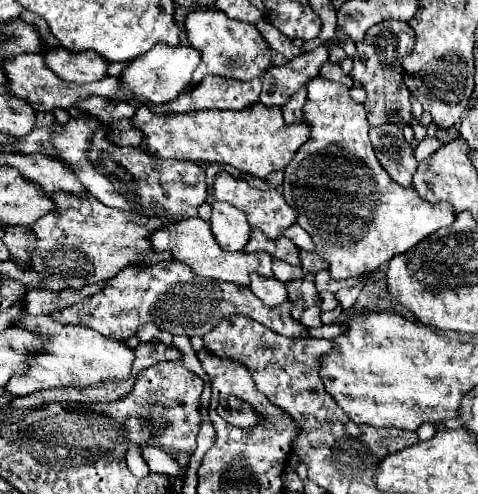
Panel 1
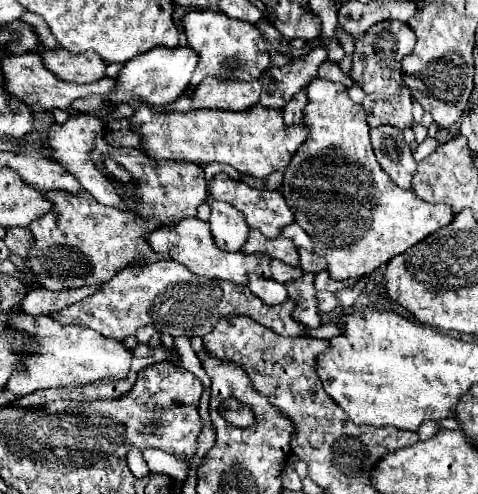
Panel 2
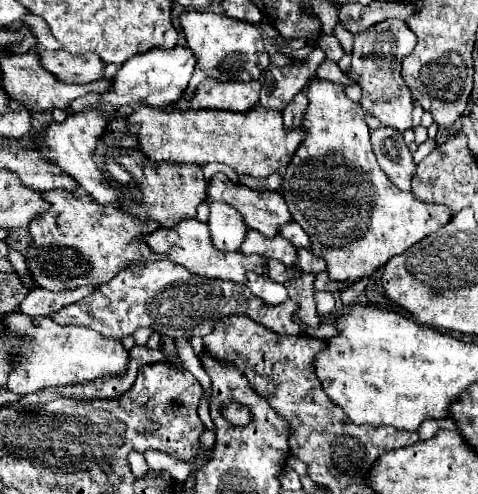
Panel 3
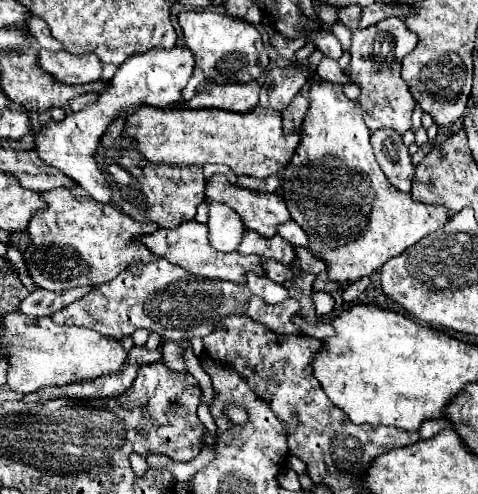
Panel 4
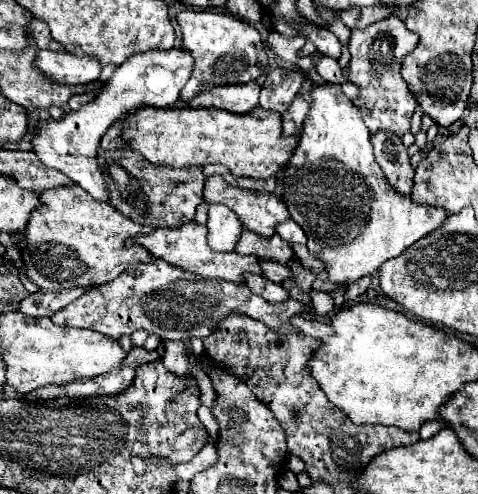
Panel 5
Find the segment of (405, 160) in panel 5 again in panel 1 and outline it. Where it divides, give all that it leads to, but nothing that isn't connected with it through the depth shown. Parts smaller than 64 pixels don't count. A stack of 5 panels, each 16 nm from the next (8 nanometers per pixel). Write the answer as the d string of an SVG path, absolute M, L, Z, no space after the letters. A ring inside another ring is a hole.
M396 124L370 128L370 140L376 158L392 176L392 180L396 180L400 186L410 186L418 162L414 158L414 150L402 134L402 128L396 128Z

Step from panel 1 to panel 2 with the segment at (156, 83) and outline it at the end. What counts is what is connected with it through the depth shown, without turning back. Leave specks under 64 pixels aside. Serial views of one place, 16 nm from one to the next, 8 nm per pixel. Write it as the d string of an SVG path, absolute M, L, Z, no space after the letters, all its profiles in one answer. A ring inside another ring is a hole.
M156 46L148 50L144 56L136 56L126 62L126 66L118 74L118 88L114 94L104 96L108 104L136 104L148 102L152 106L164 106L174 102L190 84L192 72L198 66L200 56L190 46Z

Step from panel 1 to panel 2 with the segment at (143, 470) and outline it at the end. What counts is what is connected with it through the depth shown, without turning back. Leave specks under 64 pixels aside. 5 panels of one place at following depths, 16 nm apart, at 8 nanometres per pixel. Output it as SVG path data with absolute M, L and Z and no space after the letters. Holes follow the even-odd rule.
M132 447L127 454L127 463L131 472L137 478L146 477L149 473L149 467L143 458L142 452Z

